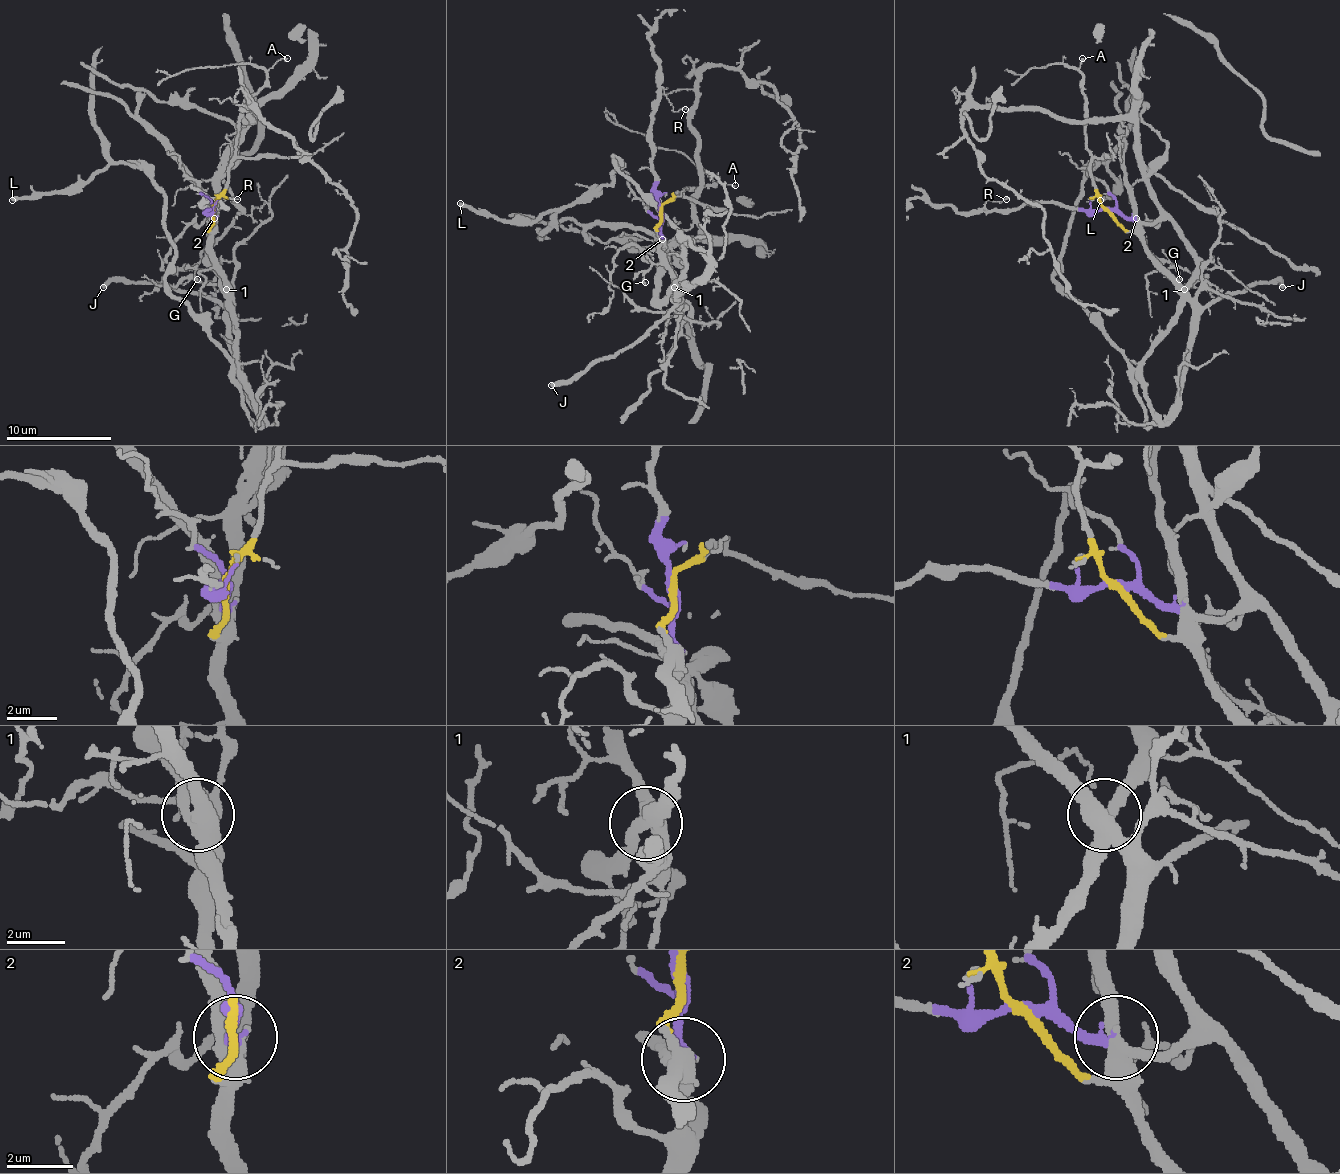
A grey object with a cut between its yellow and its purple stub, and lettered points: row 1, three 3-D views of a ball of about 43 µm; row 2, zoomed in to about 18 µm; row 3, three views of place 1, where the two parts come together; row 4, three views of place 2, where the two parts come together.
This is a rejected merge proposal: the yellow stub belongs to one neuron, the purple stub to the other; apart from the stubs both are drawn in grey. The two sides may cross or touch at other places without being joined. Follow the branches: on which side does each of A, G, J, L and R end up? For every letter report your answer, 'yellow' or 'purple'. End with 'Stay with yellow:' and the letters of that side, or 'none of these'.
A: yellow
G: yellow
J: yellow
L: purple
R: purple
Stay with yellow: A, G, J

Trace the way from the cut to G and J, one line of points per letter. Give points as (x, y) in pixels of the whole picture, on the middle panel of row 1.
G: (659, 211), (662, 259), (643, 275), (646, 283)
J: (659, 211), (659, 259), (677, 291), (675, 304), (632, 344), (550, 386)

